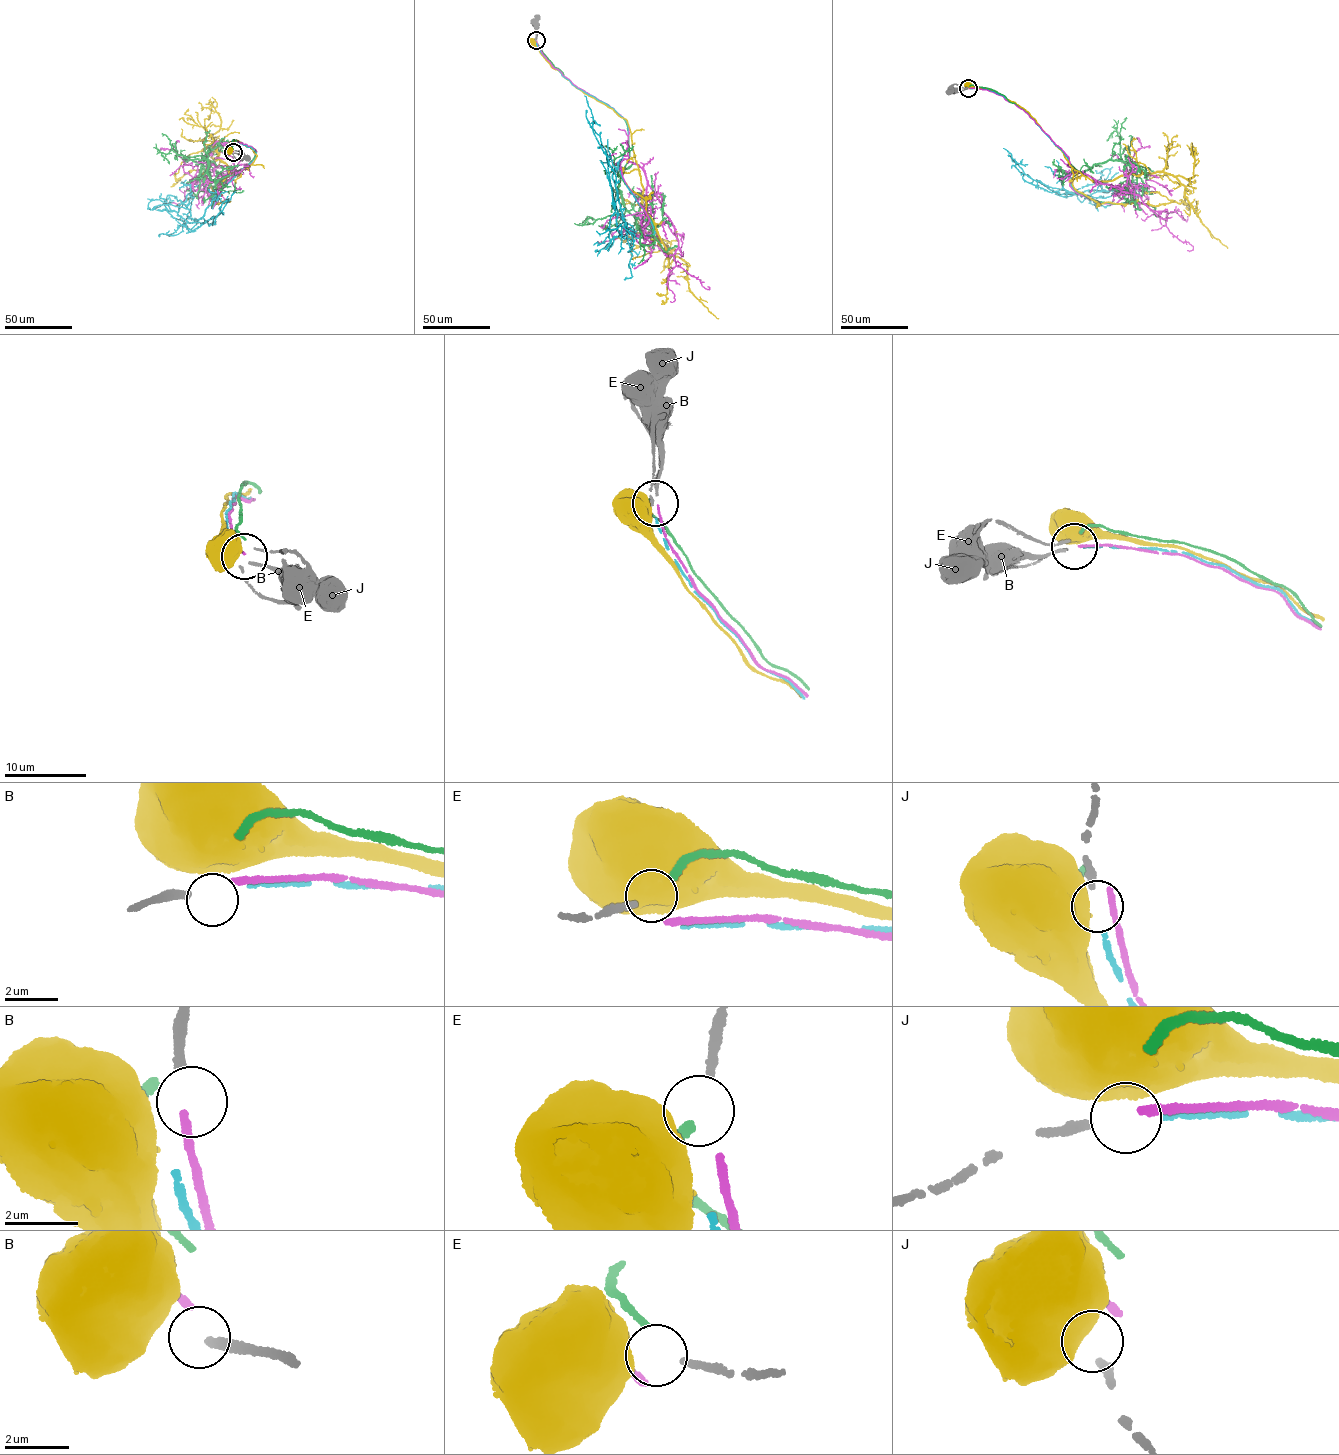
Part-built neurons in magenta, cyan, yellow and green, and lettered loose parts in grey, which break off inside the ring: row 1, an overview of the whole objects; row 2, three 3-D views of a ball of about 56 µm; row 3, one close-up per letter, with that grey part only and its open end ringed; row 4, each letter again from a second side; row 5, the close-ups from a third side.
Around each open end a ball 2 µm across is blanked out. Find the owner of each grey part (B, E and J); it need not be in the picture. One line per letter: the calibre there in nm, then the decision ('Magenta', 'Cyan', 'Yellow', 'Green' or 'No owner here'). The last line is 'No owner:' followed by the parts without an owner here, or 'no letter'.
B: Thickness 280 nm. No owner here
E: Thickness 200 nm. Green
J: Thickness 280 nm. Cyan
No owner: B

